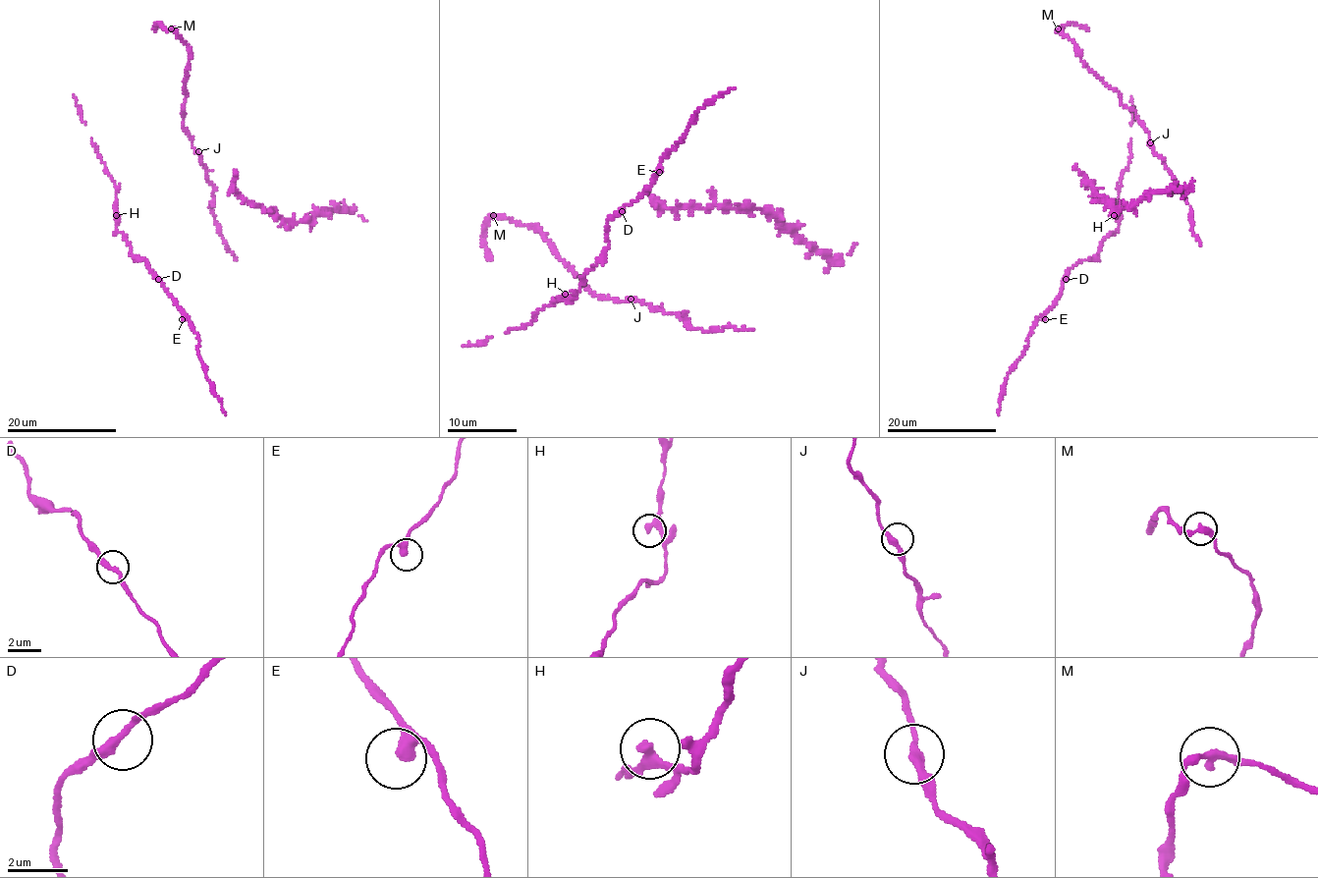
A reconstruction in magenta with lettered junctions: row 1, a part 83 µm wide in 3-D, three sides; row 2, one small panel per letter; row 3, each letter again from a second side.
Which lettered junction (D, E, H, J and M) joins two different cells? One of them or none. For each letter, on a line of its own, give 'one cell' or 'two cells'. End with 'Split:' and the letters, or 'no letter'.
D: one cell
E: one cell
H: one cell
J: one cell
M: one cell
Split: no letter

